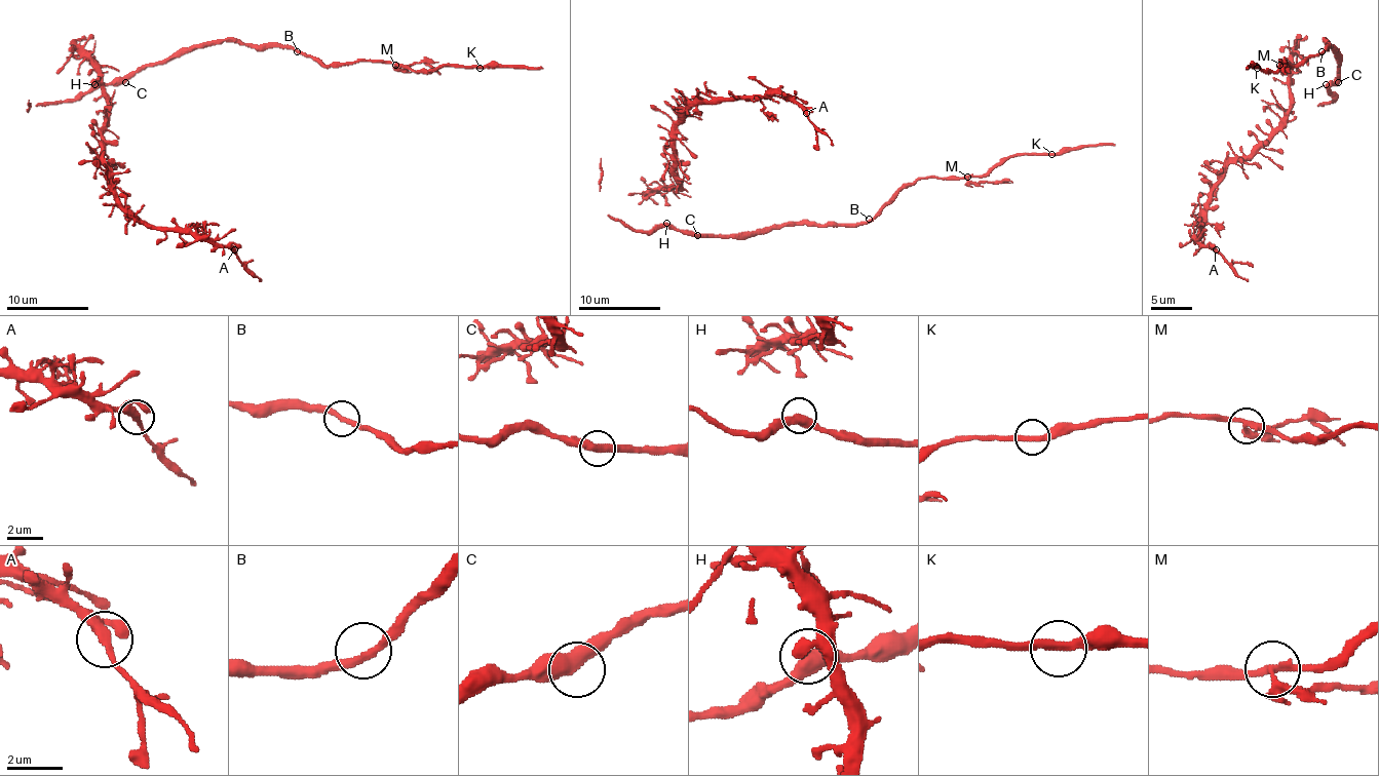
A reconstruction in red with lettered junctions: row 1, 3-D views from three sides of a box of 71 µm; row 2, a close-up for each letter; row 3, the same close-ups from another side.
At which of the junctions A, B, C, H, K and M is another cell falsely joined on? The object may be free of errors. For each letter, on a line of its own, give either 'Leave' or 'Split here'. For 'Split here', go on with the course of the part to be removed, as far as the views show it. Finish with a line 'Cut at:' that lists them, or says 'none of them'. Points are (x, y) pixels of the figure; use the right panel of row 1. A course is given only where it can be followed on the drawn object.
A: Leave
B: Leave
C: Leave
H: Leave
K: Leave
M: Split here. Course of the part to remove: (1278, 66), (1285, 70), (1285, 62), (1285, 74)
Cut at: M

